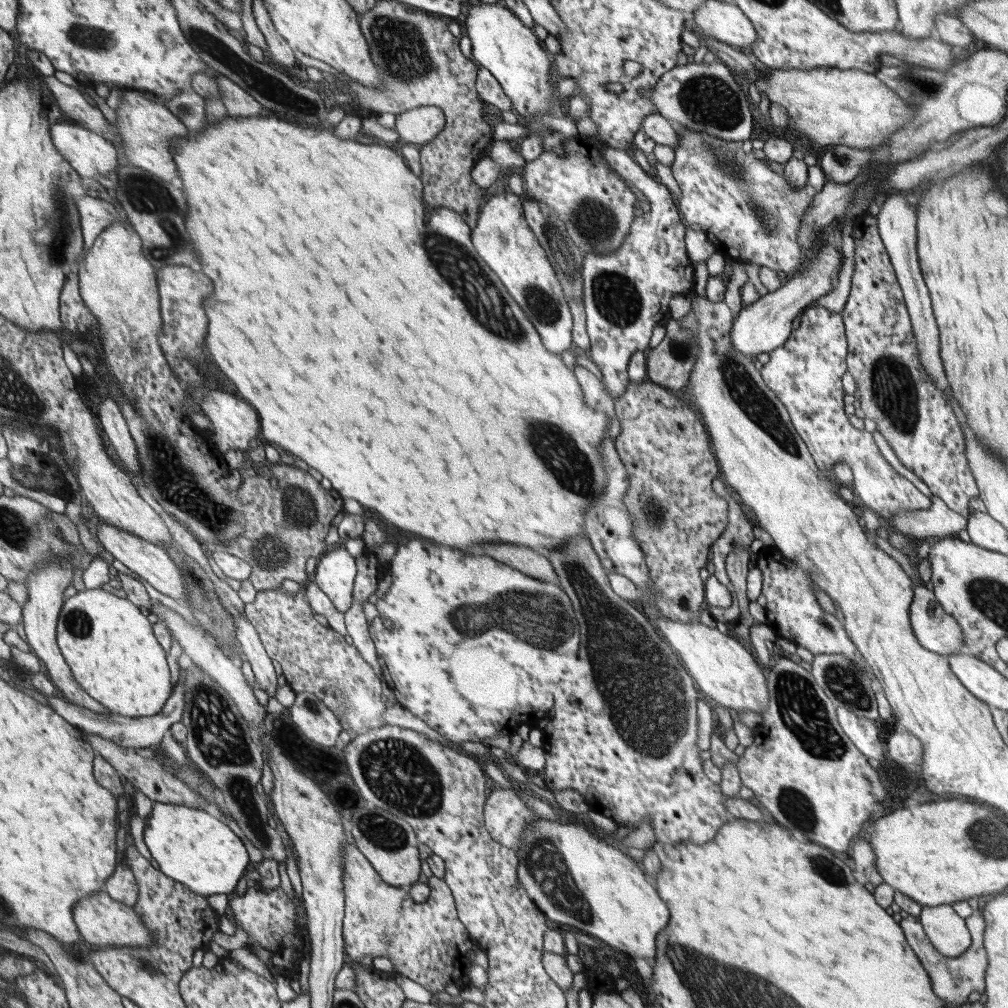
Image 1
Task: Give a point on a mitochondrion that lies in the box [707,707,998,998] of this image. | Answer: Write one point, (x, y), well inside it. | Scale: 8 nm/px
(796, 808)

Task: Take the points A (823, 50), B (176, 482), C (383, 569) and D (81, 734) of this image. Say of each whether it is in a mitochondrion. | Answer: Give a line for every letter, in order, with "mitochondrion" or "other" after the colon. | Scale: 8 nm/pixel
A: other
B: mitochondrion
C: other
D: other

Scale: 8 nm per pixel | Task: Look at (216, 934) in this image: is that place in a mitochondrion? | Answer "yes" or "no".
no

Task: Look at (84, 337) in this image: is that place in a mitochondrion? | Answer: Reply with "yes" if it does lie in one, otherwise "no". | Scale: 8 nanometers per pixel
no

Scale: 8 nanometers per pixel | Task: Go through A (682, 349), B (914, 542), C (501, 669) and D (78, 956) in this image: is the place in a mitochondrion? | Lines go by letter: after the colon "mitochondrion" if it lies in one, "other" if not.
A: mitochondrion
B: other
C: other
D: other

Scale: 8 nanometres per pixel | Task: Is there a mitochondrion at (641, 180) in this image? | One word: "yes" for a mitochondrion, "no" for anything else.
no

